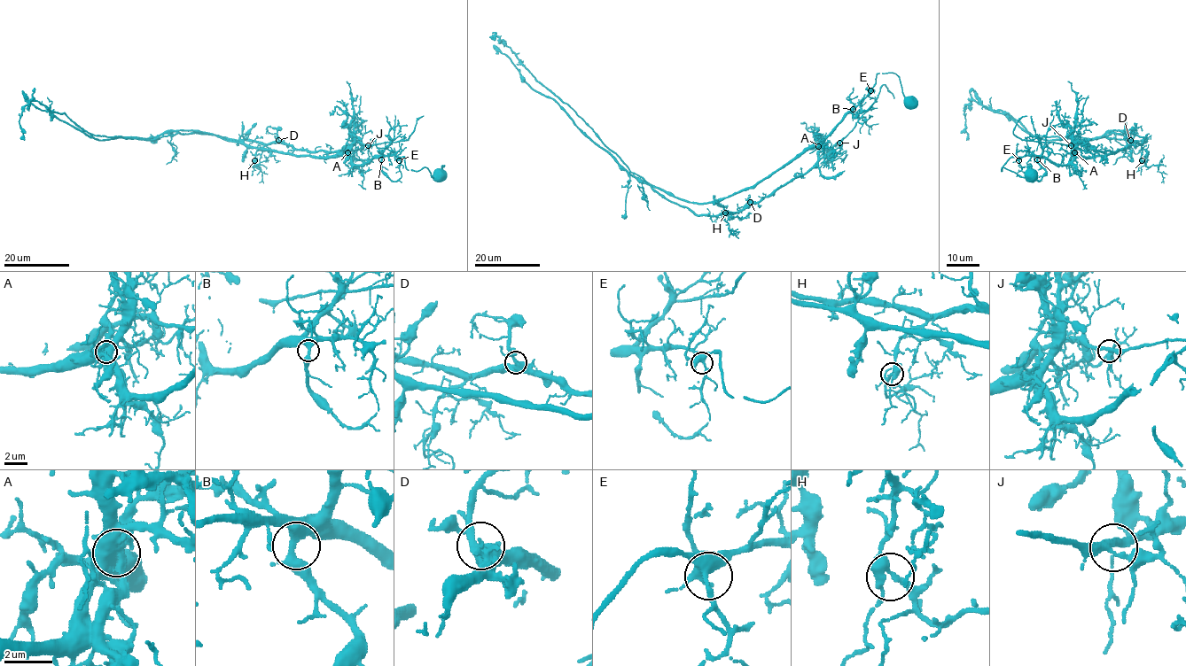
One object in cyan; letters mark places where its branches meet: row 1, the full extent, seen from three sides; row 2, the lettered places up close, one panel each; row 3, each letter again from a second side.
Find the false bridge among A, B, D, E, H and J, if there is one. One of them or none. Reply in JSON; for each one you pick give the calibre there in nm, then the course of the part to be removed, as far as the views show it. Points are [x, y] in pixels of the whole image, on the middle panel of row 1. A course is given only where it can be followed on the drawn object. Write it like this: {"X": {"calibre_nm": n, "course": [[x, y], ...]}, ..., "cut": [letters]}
{"A": {"calibre_nm": 550, "course": [[818, 146], [818, 161], [758, 202], [728, 213], [697, 215], [634, 174], [509, 47], [490, 36], [495, 37]]}, "cut": ["A"]}

